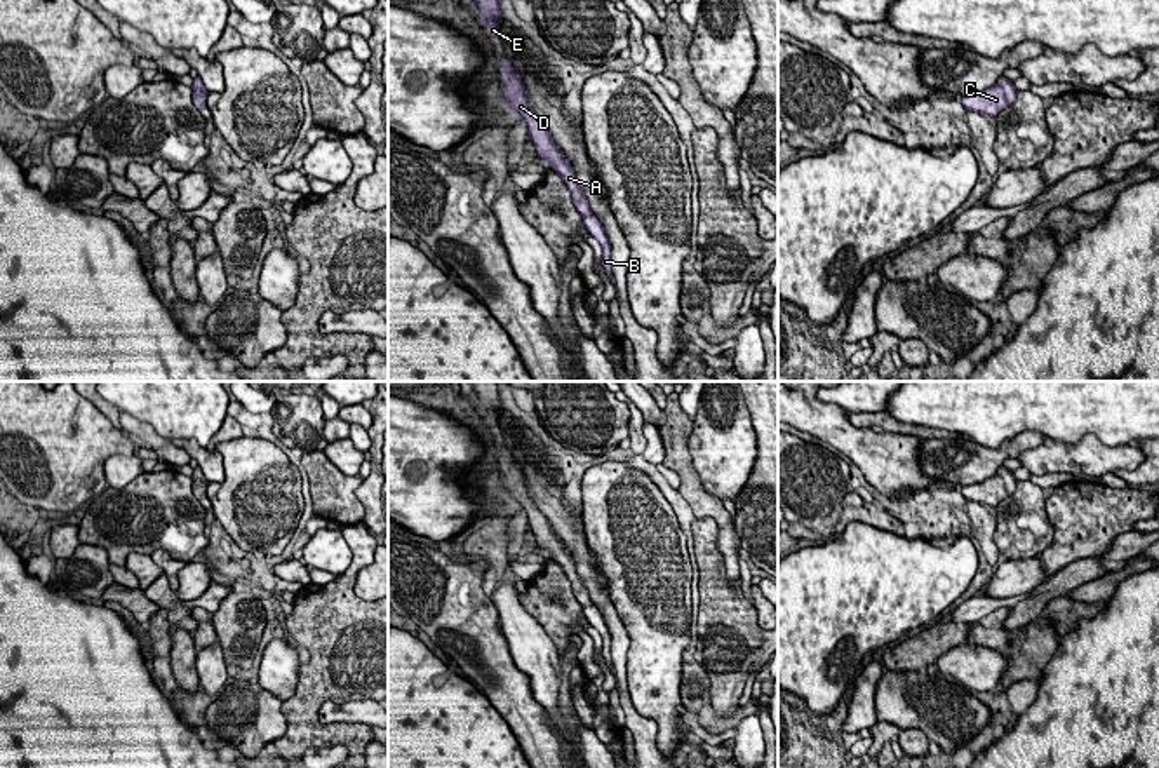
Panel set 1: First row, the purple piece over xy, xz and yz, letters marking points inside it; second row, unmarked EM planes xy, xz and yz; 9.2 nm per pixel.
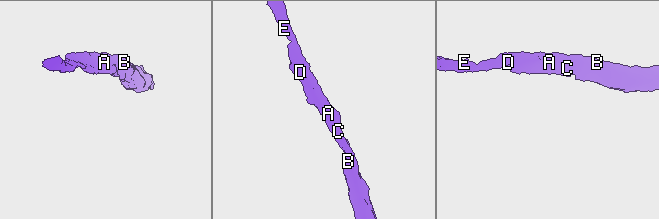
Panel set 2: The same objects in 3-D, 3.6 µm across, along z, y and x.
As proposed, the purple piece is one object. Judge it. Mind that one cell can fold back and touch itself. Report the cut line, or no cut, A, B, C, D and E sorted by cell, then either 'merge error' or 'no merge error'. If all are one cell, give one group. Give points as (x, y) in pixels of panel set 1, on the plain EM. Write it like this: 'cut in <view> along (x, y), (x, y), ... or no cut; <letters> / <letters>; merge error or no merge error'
no cut; A B C D E; no merge error

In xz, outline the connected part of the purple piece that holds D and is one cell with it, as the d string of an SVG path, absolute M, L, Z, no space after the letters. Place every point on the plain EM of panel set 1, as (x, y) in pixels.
M501 448L499 455L501 470L505 474L505 496L512 505L522 507L527 512L527 526L531 528L536 543L543 550L546 550L548 557L553 559L566 571L573 587L573 594L576 601L583 606L583 616L602 637L602 657L609 670L614 674L614 667L611 664L611 632L604 622L602 613L592 603L581 576L576 573L576 566L571 554L562 547L559 536L553 533L545 514L531 500L522 465L512 456L512 453L506 448Z

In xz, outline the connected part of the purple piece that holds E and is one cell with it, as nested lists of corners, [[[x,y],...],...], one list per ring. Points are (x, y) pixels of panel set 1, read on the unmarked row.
[[[470,381],[473,385],[473,390],[477,392],[480,399],[480,411],[484,418],[487,420],[487,425],[501,437],[499,425],[499,413],[503,409],[499,401],[499,388],[496,381]]]

